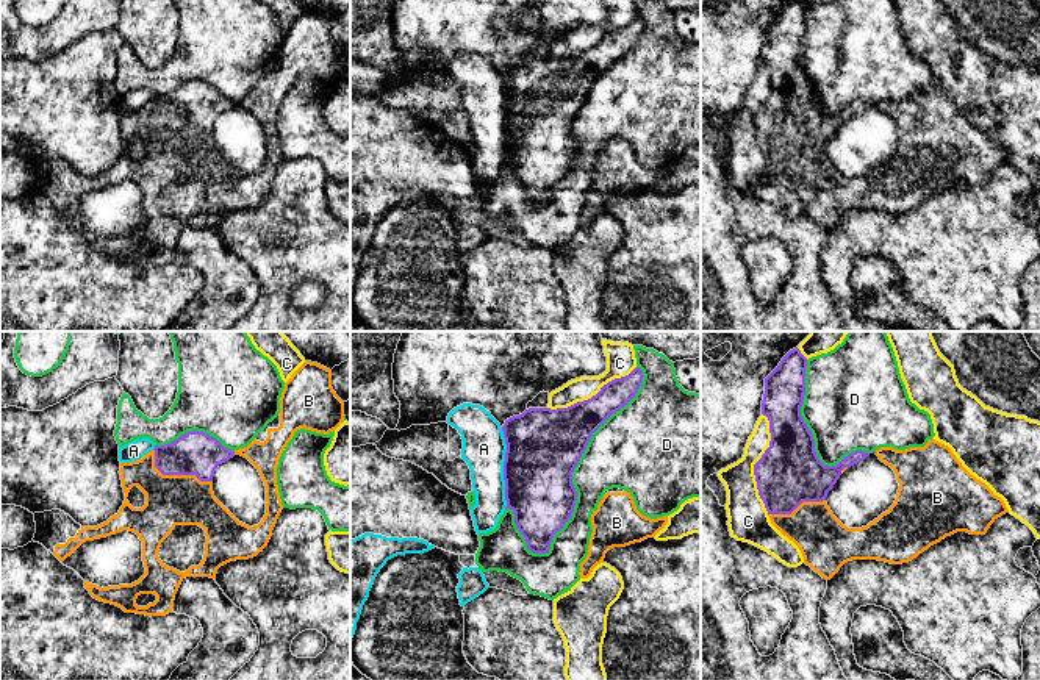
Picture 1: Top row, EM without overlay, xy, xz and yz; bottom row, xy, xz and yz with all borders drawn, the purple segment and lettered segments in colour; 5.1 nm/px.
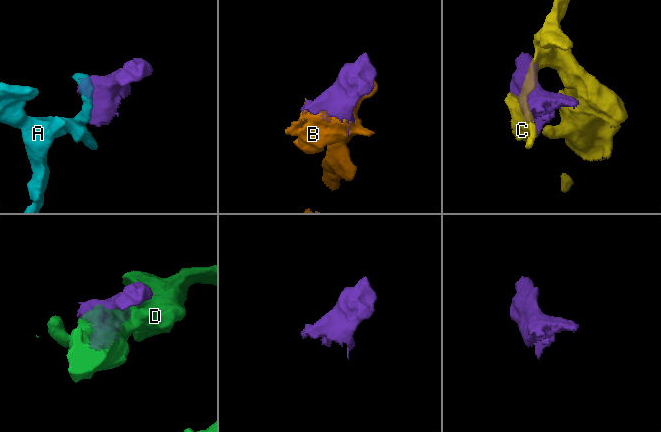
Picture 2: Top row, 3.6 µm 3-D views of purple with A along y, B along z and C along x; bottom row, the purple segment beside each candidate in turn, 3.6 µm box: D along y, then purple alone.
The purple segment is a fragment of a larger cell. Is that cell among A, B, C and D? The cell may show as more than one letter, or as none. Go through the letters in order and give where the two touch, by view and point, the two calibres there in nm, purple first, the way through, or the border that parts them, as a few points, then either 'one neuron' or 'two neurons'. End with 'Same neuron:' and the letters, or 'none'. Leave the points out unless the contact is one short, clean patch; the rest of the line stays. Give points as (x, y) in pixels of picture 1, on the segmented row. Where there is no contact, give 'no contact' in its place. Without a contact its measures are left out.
A: meets purple in xz at (504, 468); 380 nm thick on the purple side, 220 nm on the other; two neurons
B: meets purple in xy at (175, 474); 220 nm thick on the purple side, 260 nm on the other; one neuron
C: meets purple in yz at (756, 463); 320 nm thick on the purple side, 190 nm on the other; two neurons
D: meets purple in xz at (576, 465); 380 nm thick on the purple side, 360 nm on the other; two neurons
Same neuron: B

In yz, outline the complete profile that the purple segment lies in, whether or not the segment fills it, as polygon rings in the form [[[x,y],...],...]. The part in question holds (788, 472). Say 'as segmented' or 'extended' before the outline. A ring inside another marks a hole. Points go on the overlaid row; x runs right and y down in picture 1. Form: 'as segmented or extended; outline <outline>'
extended; outline [[[796,347],[765,378],[762,414],[769,421],[771,441],[754,464],[754,475],[771,524],[799,547],[804,563],[823,578],[830,580],[845,563],[852,560],[909,563],[957,531],[985,535],[998,517],[1009,513],[1001,497],[971,475],[948,446],[932,438],[924,447],[877,449],[879,460],[896,474],[899,483],[896,500],[888,511],[866,527],[849,528],[843,525],[827,506],[827,492],[848,467],[863,461],[870,453],[855,450],[835,466],[824,466],[819,461],[813,435],[801,416],[805,369],[807,358]]]

